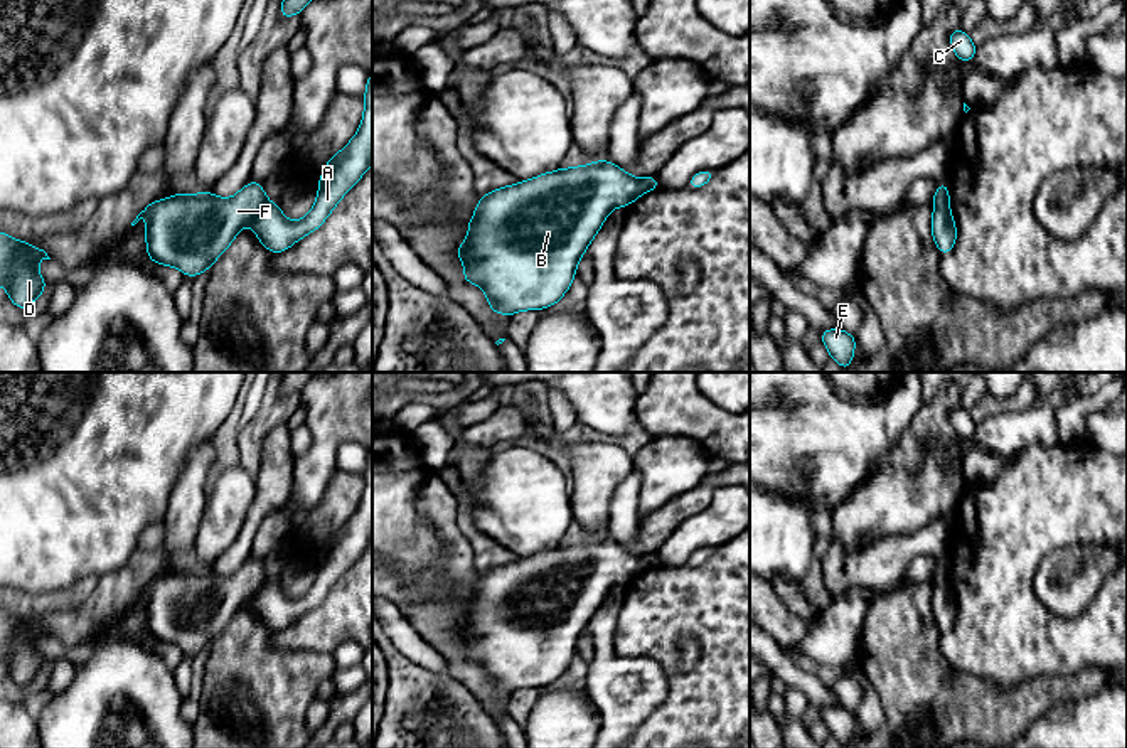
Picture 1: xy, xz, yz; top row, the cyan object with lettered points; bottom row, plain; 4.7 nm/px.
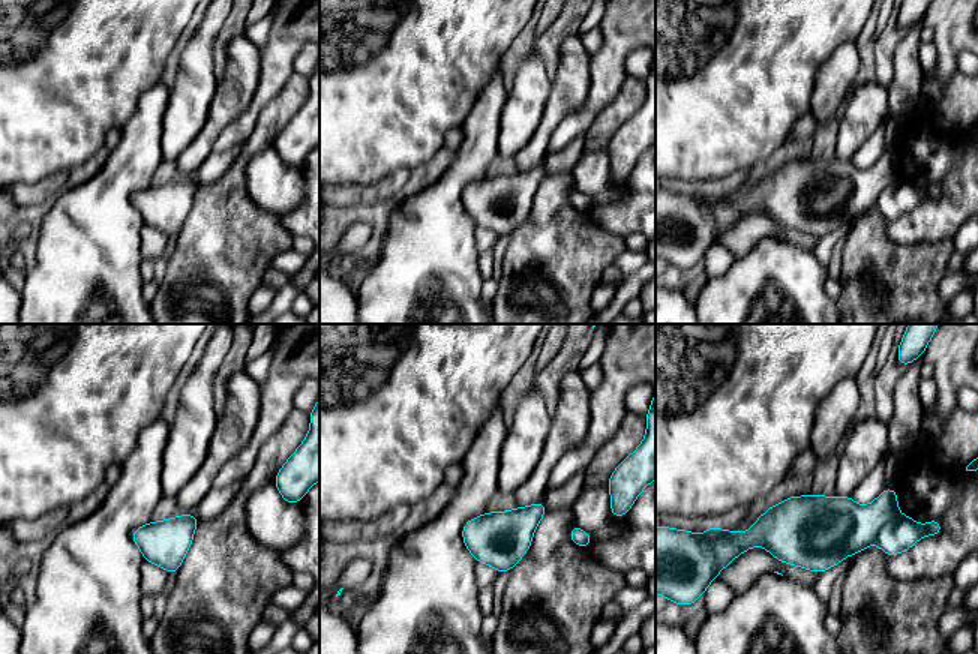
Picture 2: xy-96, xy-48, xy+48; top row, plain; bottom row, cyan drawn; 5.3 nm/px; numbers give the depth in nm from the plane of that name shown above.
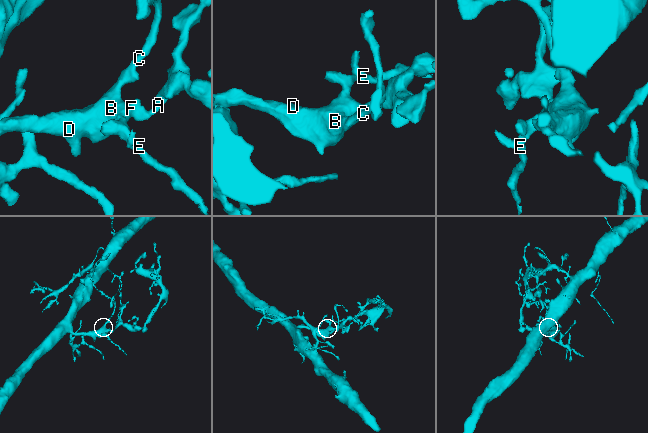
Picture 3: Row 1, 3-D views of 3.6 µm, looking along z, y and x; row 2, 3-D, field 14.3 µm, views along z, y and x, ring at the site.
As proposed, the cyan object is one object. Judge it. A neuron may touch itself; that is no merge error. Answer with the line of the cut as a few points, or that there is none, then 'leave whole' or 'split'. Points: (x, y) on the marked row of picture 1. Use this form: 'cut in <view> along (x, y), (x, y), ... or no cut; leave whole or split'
cut in xy along (268, 203), (251, 219); split

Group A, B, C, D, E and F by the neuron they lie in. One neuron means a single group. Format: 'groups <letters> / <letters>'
groups A / B C D E F

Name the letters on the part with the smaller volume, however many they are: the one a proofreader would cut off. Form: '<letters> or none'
A

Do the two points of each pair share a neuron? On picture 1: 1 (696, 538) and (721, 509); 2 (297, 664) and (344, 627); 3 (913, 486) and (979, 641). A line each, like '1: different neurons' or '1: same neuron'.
1: same neuron
2: different neurons
3: different neurons

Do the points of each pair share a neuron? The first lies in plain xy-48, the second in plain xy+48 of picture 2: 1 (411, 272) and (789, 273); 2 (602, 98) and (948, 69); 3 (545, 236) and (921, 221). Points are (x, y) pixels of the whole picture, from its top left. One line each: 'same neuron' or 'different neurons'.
1: same neuron
2: same neuron
3: different neurons

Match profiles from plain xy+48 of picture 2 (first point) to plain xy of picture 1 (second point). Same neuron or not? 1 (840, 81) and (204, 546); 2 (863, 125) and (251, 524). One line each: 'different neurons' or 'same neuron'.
1: different neurons
2: different neurons

